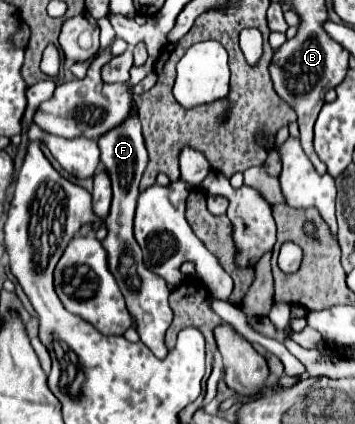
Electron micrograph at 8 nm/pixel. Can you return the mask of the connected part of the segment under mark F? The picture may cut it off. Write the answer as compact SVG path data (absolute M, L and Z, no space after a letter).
M132 115L120 127L102 135L98 139L98 147L102 151L102 163L110 173L112 191L114 191L112 207L110 207L108 217L106 217L108 235L102 241L104 249L108 251L108 265L110 265L112 275L118 281L118 287L120 287L124 299L126 299L128 311L132 313L132 317L138 323L138 335L140 335L142 343L158 359L162 359L162 357L168 355L168 349L164 345L164 333L172 323L172 309L168 305L170 289L160 275L146 269L144 259L142 259L142 249L134 239L134 209L136 209L136 199L138 199L138 193L140 193L138 187L140 187L142 173L148 165L148 153L146 153L146 147L144 147L144 137L142 137L138 115Z

